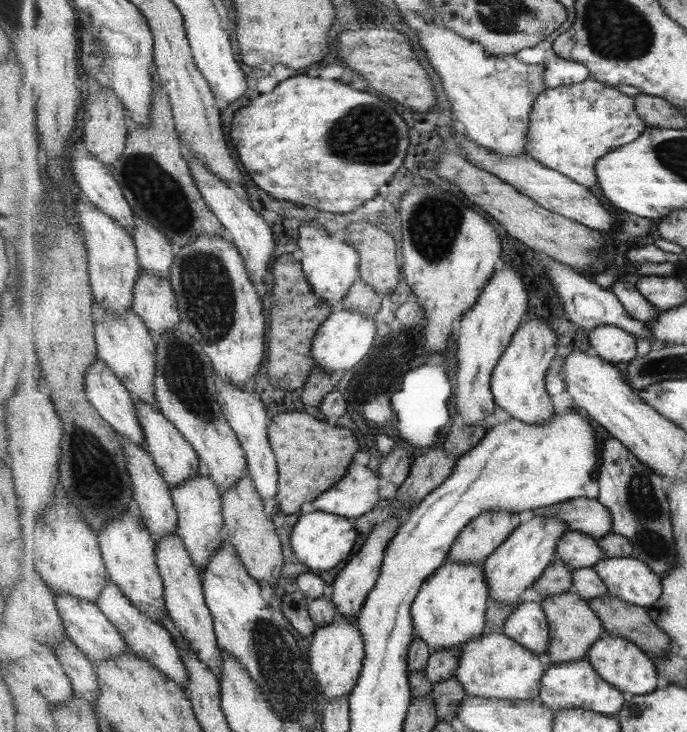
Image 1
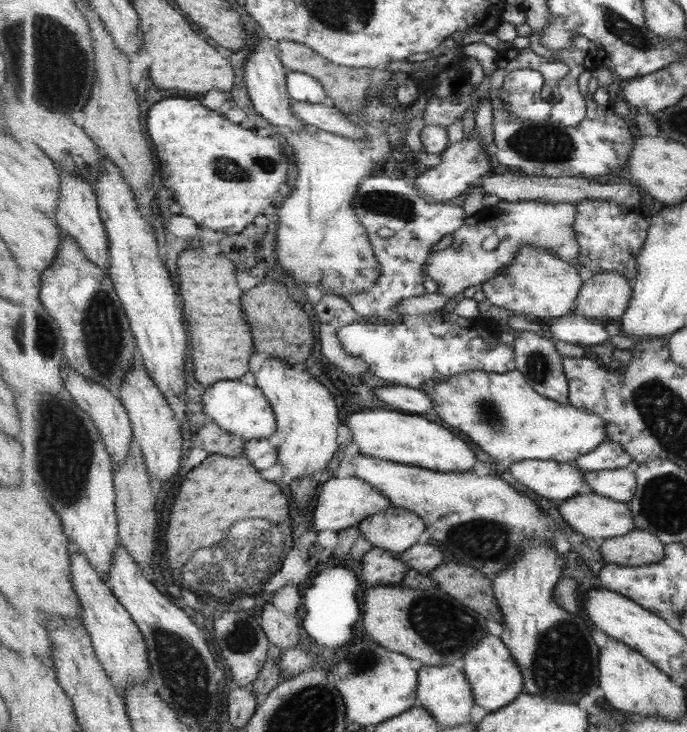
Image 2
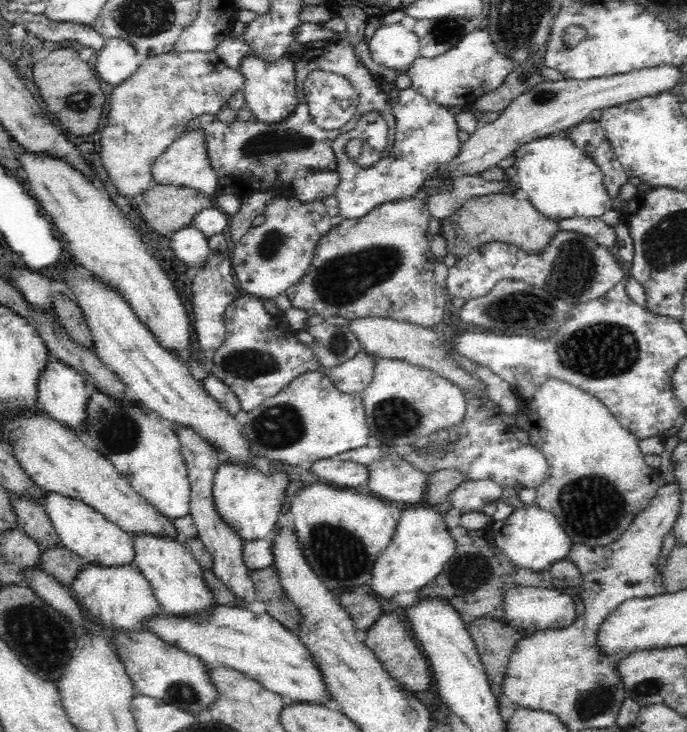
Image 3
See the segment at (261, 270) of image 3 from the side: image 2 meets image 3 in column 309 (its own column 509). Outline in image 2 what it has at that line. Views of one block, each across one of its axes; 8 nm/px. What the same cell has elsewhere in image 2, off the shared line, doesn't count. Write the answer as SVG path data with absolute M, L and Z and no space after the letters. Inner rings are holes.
M501 199L495 207L485 207L478 213L469 216L461 226L447 241L446 245L435 250L428 259L427 274L440 285L440 292L444 296L453 297L459 293L464 293L471 286L486 284L489 280L499 276L503 270L507 270L511 264L515 263L516 257L521 249L526 245L535 245L538 248L551 252L560 260L573 264L575 268L582 271L581 246L577 241L577 234L574 228L577 218L577 205L561 202L551 203L549 201L508 201Z

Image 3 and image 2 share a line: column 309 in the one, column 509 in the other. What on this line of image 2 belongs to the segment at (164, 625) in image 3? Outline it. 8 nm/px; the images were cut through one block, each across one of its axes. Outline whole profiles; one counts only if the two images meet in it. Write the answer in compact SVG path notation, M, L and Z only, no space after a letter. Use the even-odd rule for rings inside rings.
M488 634L481 642L472 648L464 660L460 663L469 683L472 684L476 704L487 710L489 713L500 711L501 708L508 707L525 690L524 672L521 672L520 664L513 657L508 644L500 636Z

